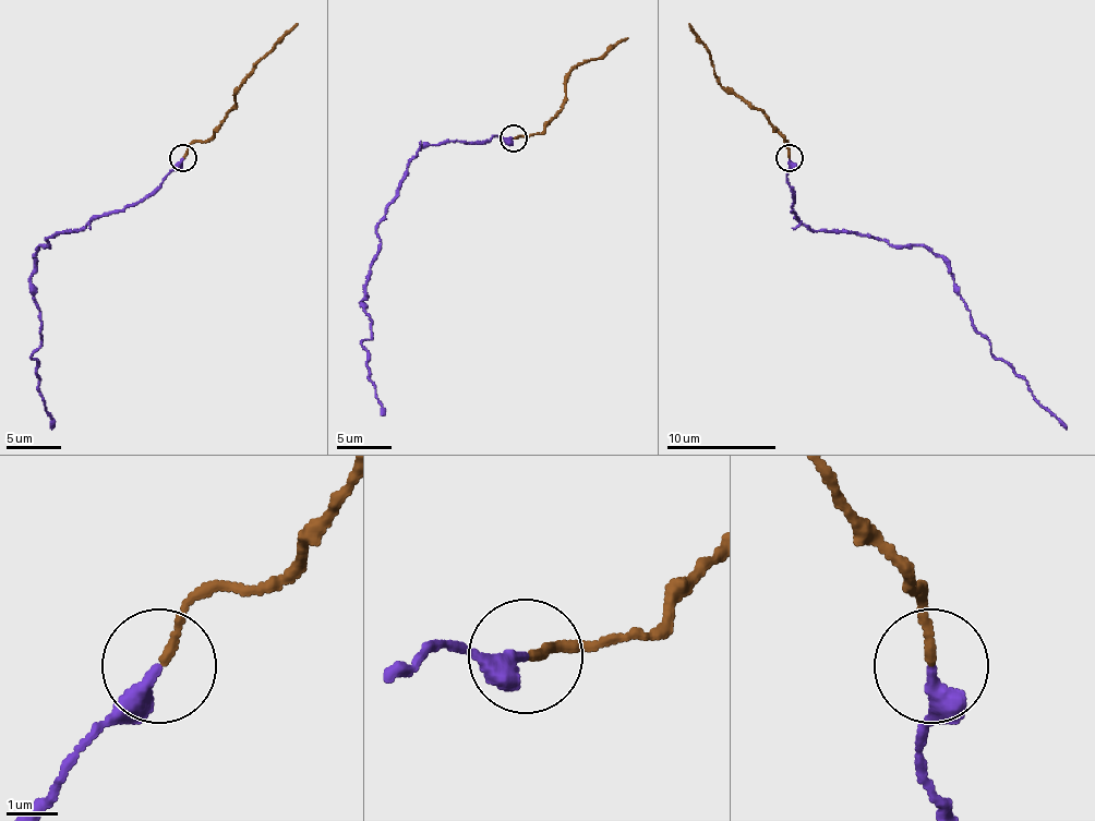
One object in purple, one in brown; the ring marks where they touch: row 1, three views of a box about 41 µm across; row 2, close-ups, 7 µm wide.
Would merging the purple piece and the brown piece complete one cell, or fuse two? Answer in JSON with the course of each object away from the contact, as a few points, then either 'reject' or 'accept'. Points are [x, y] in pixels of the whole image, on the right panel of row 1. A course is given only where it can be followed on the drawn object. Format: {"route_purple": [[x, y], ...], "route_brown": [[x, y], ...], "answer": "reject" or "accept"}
{"route_purple": [[790, 157], [787, 182], [795, 215], [811, 231], [847, 231], [924, 244], [938, 253], [971, 324], [1067, 429]], "route_brown": [[790, 157], [787, 141], [770, 121], [719, 81], [710, 50], [688, 23]], "answer": "reject"}

